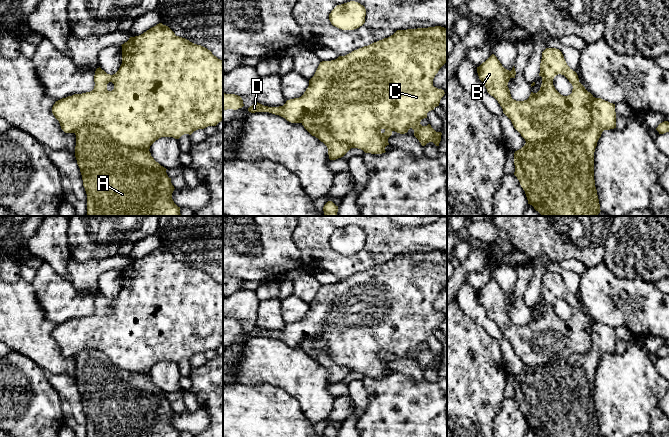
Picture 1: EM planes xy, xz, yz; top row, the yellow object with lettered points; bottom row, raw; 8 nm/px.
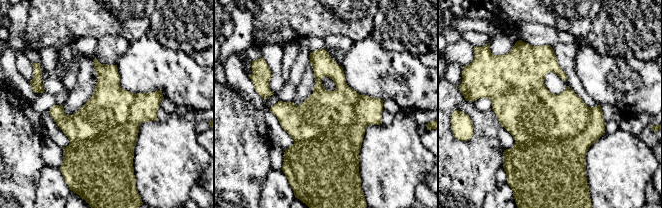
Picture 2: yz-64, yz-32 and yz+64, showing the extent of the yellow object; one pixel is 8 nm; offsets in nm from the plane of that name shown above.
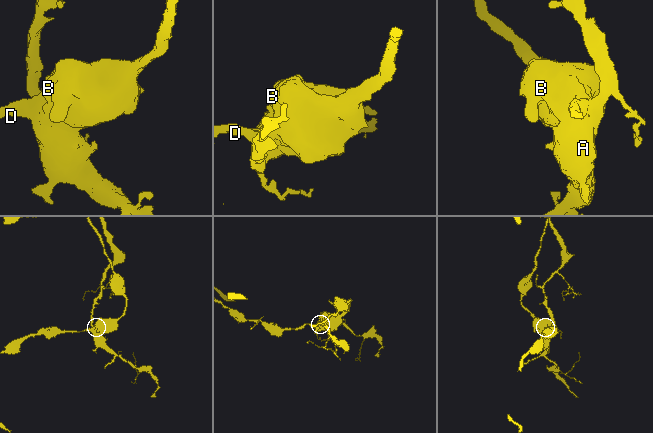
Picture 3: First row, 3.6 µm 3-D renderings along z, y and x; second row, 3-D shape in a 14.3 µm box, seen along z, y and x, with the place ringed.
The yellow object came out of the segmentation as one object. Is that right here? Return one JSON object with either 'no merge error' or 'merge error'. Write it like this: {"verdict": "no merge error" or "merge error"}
{"verdict": "merge error"}

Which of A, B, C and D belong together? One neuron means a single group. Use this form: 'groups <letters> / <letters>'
groups A / B C D

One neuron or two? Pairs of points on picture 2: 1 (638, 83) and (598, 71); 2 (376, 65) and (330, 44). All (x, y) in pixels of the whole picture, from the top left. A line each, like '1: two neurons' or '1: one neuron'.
1: one neuron
2: two neurons

